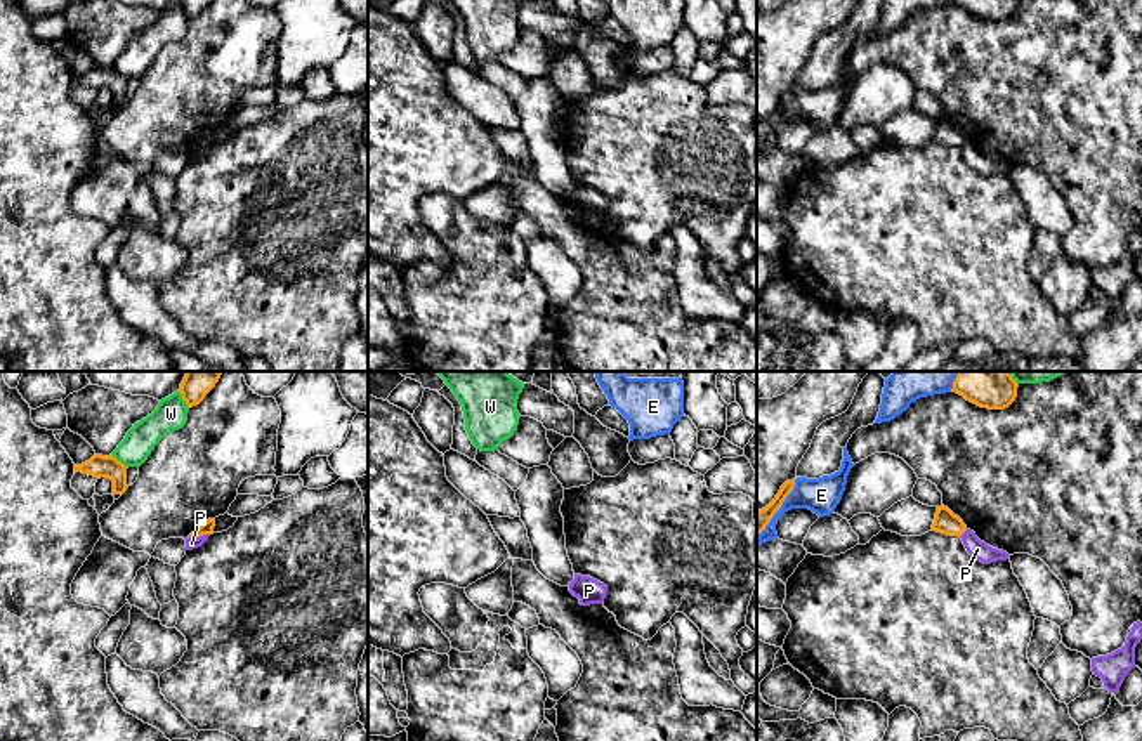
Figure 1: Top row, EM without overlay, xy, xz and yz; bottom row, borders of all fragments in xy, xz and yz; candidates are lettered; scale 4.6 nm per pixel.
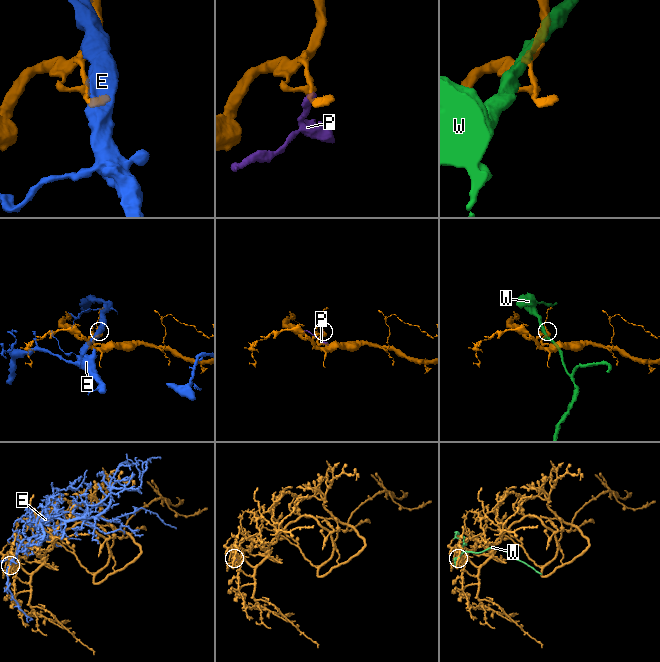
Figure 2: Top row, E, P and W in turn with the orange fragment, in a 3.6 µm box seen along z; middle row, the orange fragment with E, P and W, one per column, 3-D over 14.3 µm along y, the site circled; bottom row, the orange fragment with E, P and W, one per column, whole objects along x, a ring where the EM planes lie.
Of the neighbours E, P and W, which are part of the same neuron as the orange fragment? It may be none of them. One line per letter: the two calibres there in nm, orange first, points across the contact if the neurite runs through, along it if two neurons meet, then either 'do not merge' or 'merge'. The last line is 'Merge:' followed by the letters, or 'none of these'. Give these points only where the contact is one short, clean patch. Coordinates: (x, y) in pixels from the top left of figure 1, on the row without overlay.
E: 90/160 nm | do not merge
P: 60/50 nm | along xy (209, 144), (190, 148) | do not merge
W: 100/140 nm | do not merge
Merge: none of these

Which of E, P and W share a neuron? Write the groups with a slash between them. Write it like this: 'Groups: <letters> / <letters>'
Groups: E / P / W

